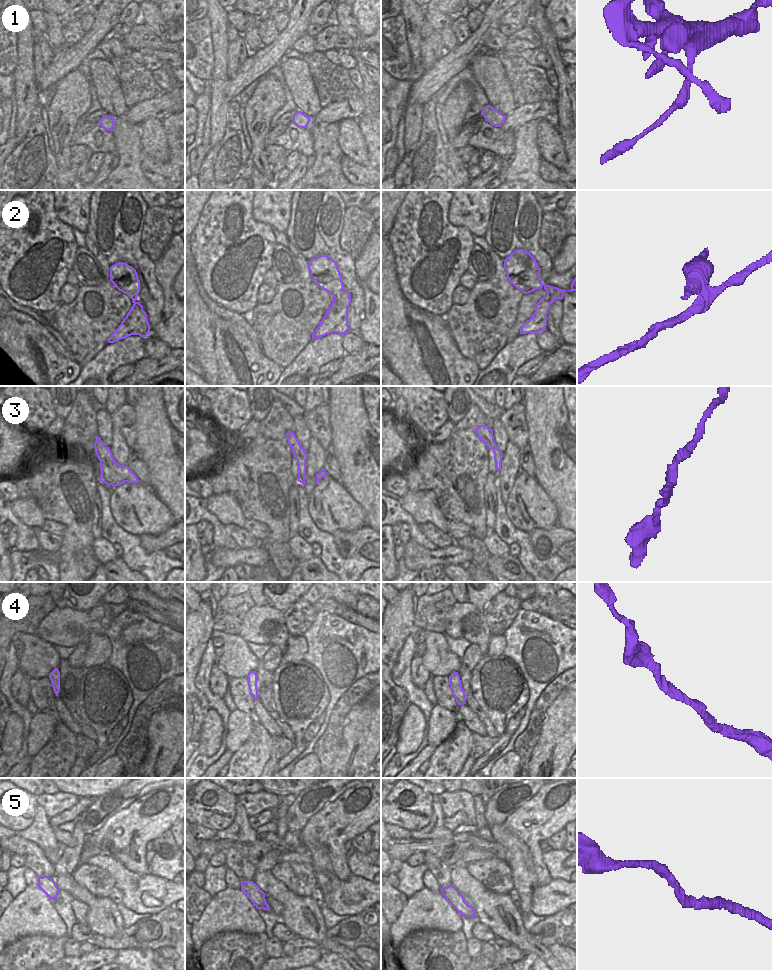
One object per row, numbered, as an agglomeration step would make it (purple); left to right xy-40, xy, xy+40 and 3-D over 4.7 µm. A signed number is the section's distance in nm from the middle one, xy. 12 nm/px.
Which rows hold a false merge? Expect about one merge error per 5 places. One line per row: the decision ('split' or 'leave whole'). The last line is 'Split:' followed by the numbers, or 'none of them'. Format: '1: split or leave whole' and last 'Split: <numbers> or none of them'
1: split
2: split
3: leave whole
4: leave whole
5: leave whole
Split: 1, 2

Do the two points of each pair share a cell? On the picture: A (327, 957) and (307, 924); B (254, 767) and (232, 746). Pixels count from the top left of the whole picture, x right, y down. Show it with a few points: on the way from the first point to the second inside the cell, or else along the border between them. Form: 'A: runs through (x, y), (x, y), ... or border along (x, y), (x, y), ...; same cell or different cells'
A: border along (324, 950), (336, 952), (345, 959); different cells
B: border along (251, 732), (248, 738), (233, 753); different cells

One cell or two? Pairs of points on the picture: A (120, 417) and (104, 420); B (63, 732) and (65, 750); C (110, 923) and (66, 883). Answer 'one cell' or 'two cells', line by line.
A: two cells
B: one cell
C: one cell

